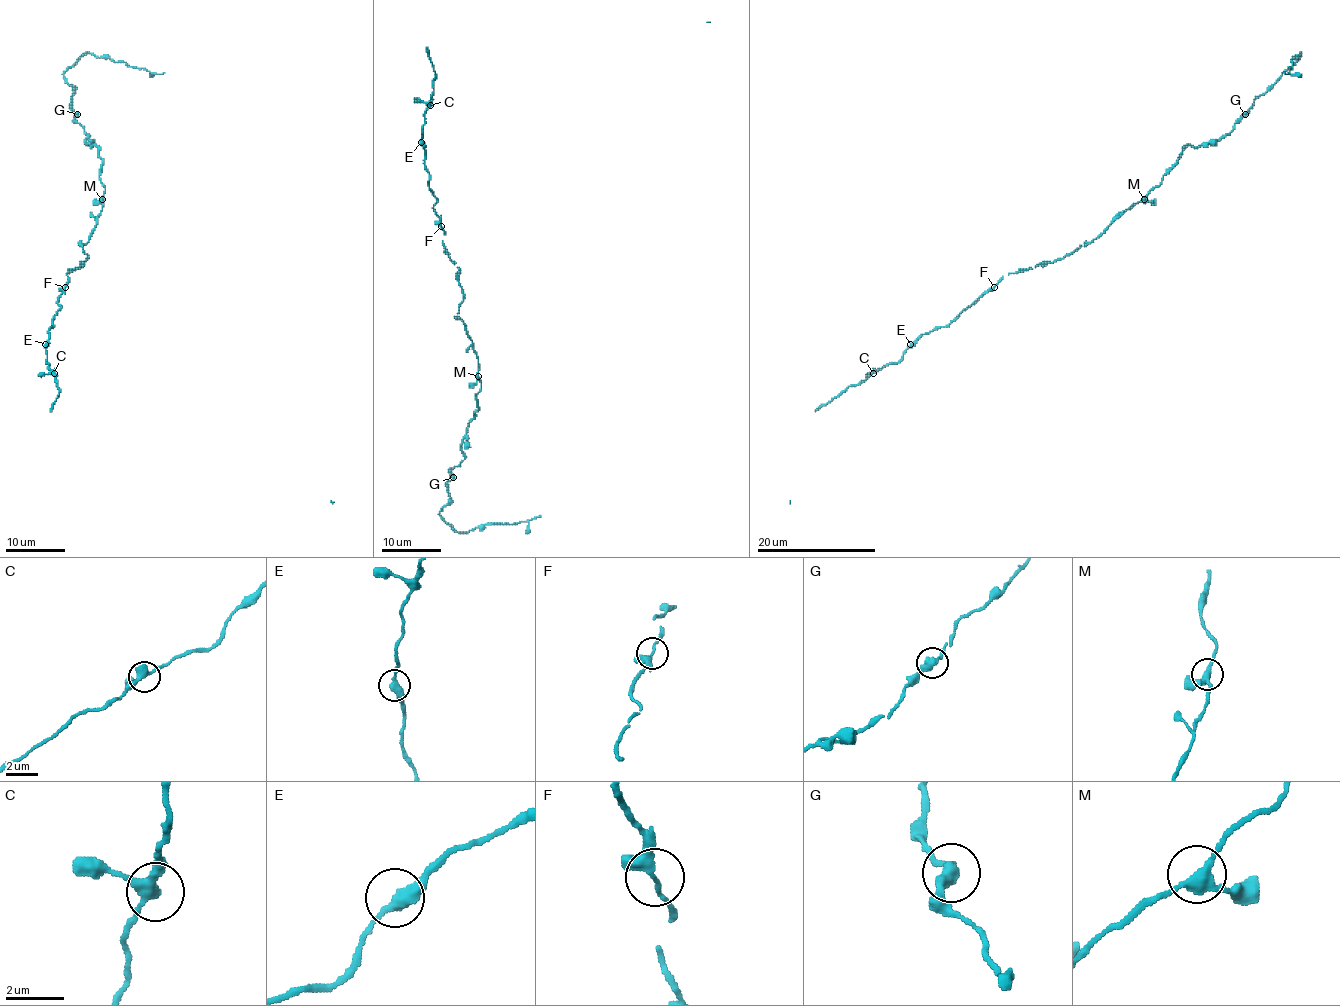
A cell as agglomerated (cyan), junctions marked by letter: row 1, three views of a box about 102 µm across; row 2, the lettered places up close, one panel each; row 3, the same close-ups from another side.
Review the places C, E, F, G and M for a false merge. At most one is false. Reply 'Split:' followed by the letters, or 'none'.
Split: none

